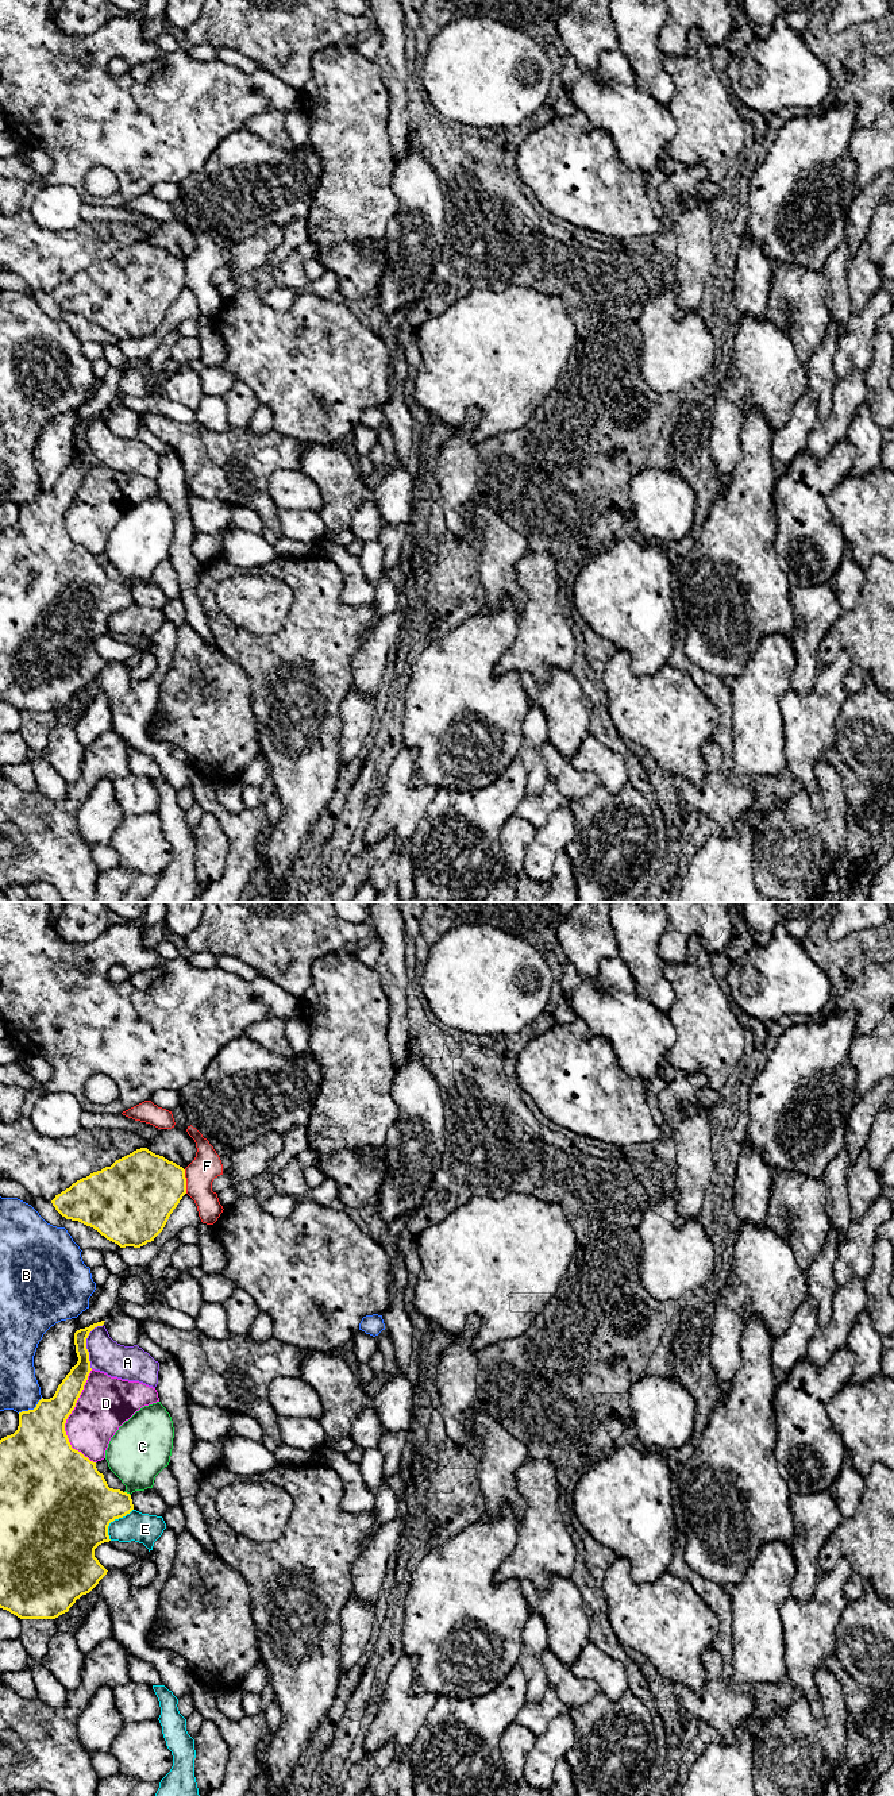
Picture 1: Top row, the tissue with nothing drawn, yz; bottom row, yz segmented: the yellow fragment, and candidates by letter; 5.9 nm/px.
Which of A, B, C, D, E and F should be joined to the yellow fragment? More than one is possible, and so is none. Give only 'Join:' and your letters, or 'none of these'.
Join: none of these

